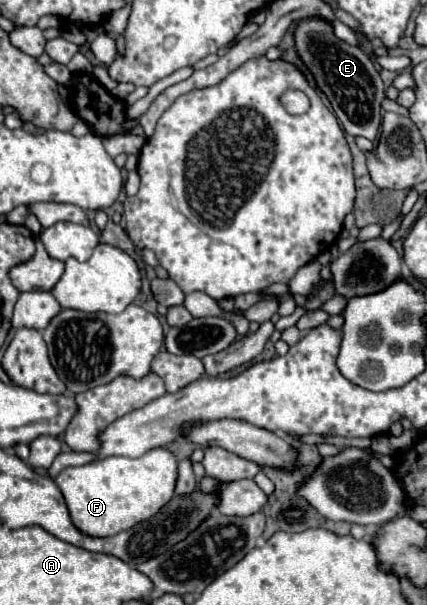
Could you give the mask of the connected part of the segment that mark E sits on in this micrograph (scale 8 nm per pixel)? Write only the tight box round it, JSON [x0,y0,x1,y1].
[293,16,385,142]

